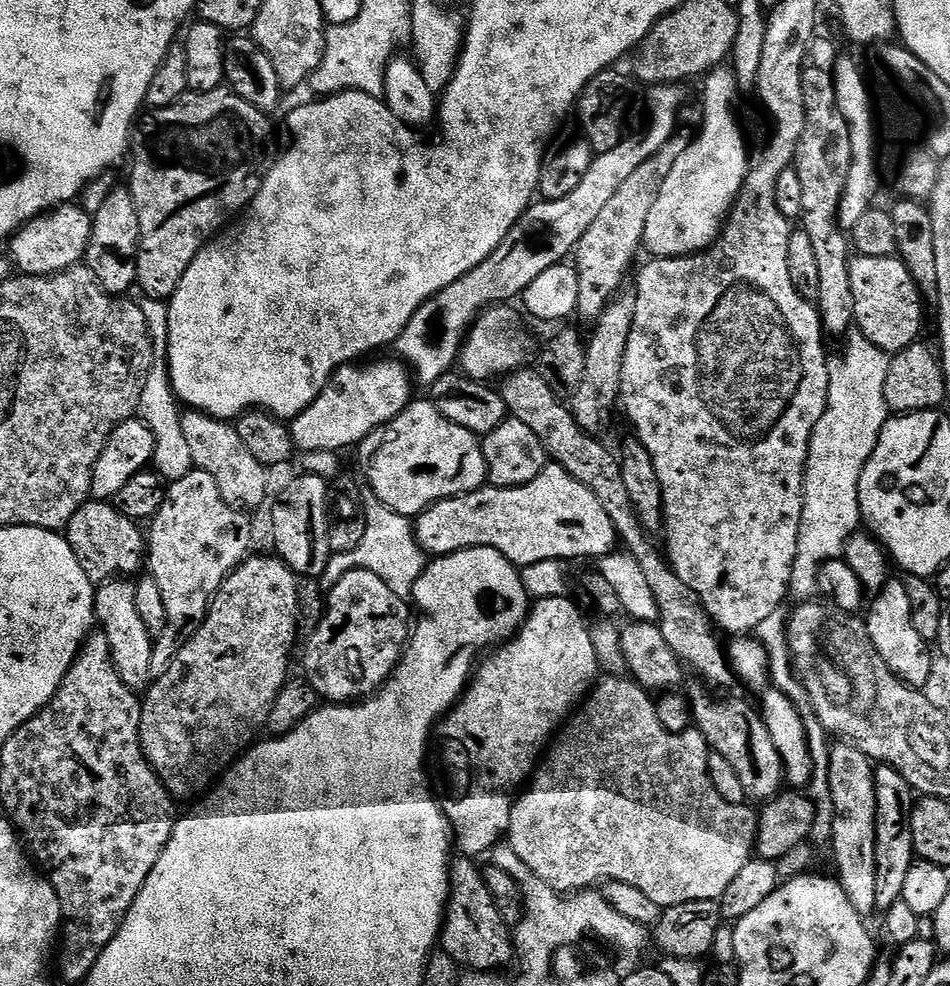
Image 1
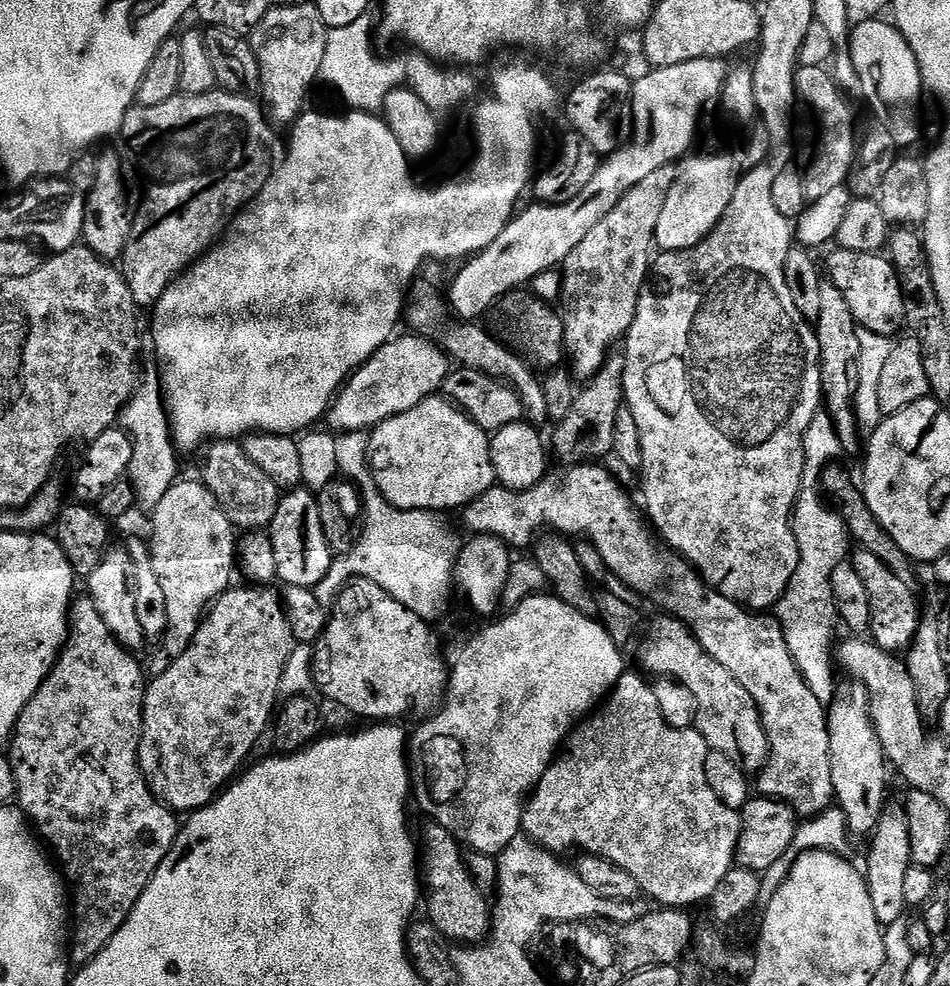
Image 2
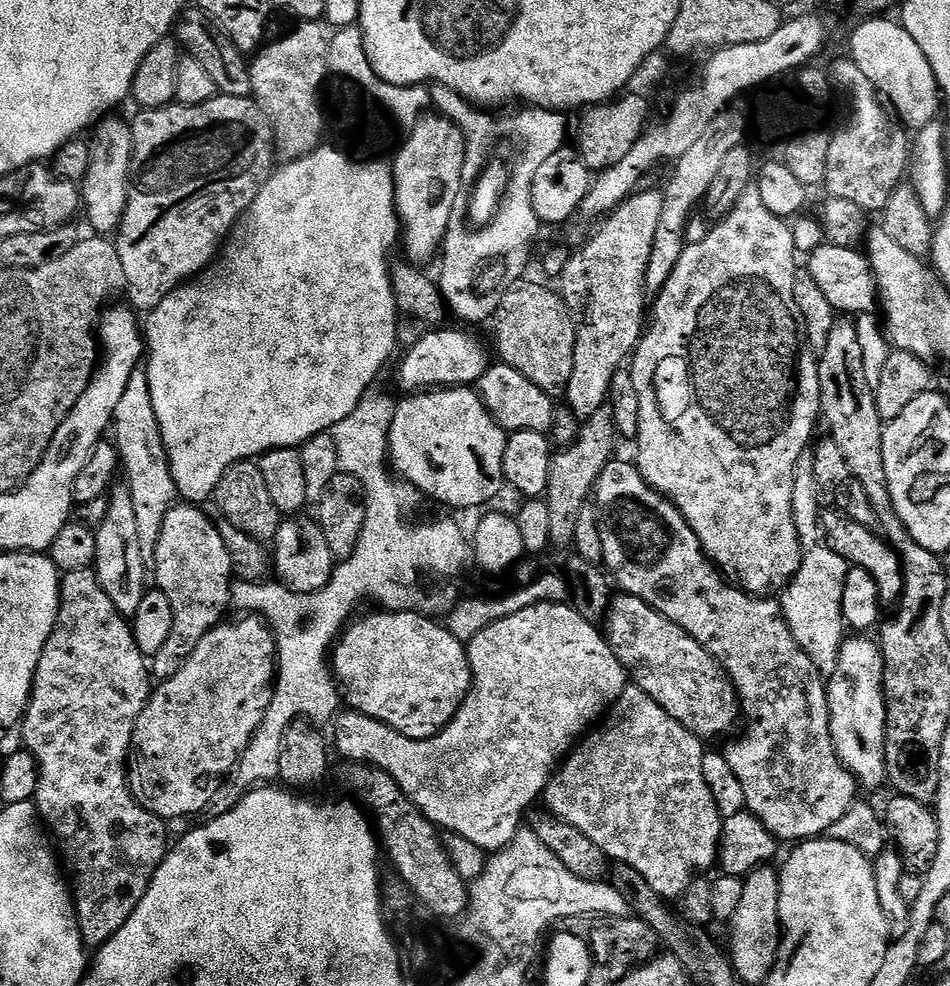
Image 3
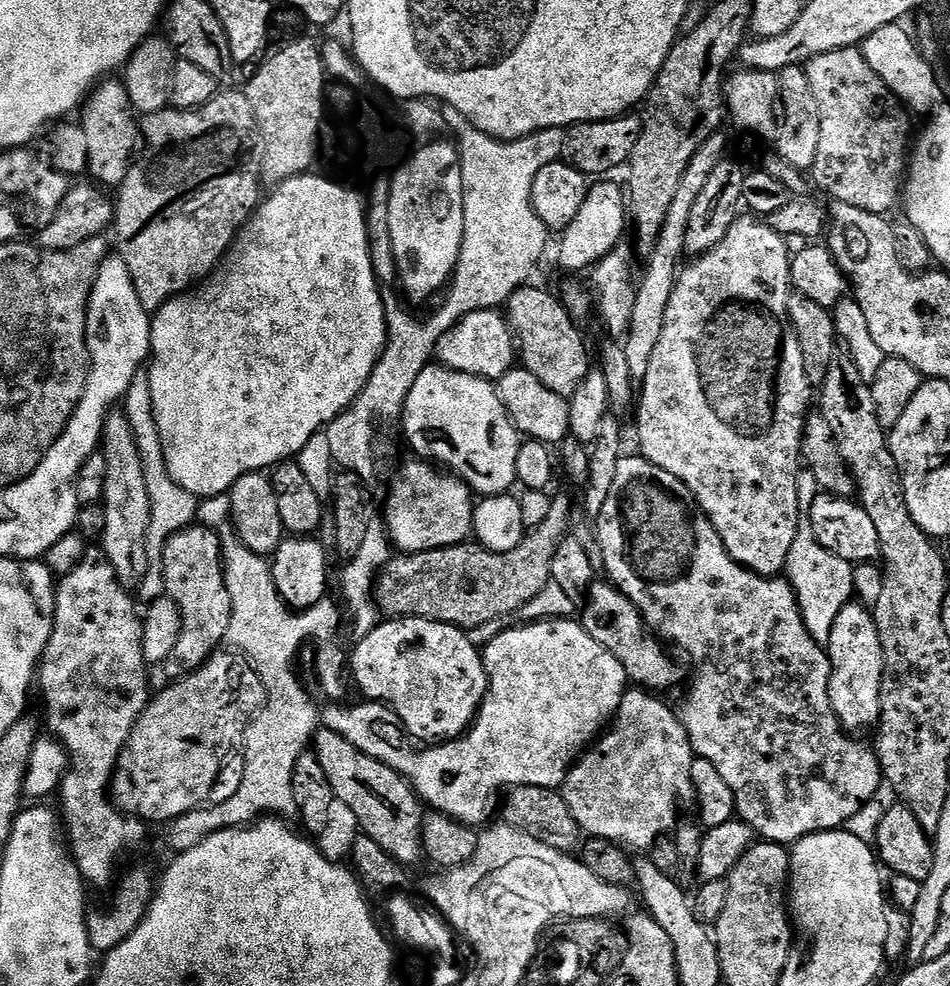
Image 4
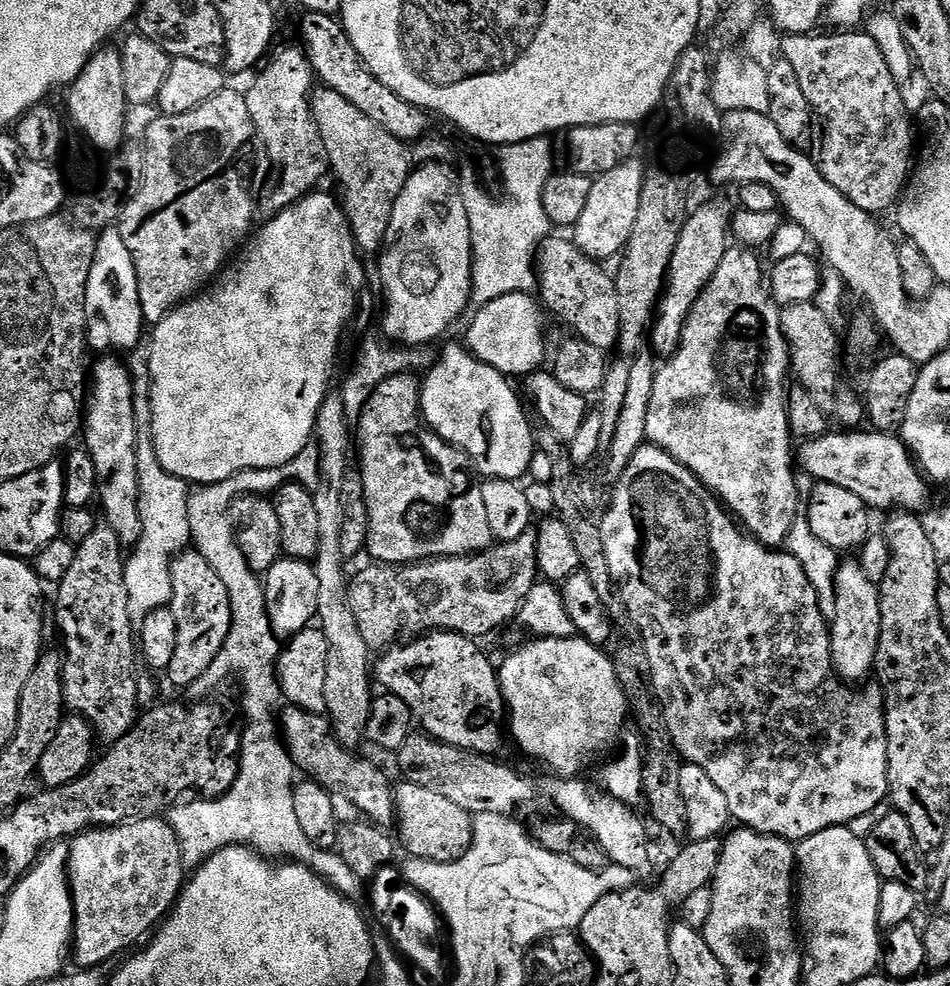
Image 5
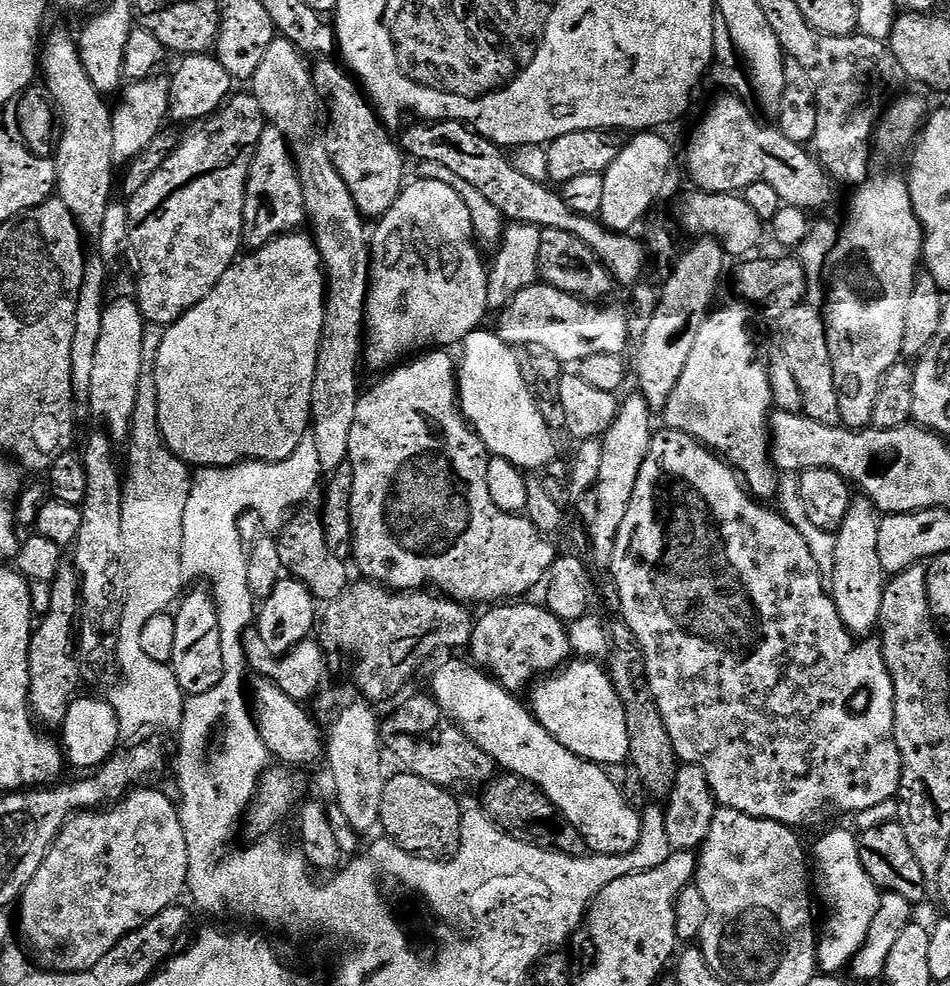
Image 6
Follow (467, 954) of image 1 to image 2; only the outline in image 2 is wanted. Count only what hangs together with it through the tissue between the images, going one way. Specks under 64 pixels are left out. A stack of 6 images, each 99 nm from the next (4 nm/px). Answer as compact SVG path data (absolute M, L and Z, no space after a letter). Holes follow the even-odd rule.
M432 822L427 825L429 828L424 832L424 840L422 836L422 888L426 893L426 904L428 900L428 916L426 916L427 923L433 924L440 935L444 937L445 941L454 943L456 946L479 946L489 939L492 930L492 909L490 907L489 897L482 894L482 890L478 890L478 886L474 886L474 878L470 878L470 870L468 869L468 862L465 853L462 851L462 845L459 840L455 840L442 825Z

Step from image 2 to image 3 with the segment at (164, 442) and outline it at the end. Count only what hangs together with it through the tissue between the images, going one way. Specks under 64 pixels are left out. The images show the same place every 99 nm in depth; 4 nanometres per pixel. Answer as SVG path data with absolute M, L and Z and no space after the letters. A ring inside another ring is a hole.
M138 367L134 374L130 374L130 382L114 410L110 432L120 450L123 479L130 490L130 498L134 498L134 514L138 518L138 542L145 557L155 557L162 522L177 503L178 493L170 470L166 446L162 442L158 414L154 414L154 402L150 398L147 367Z

